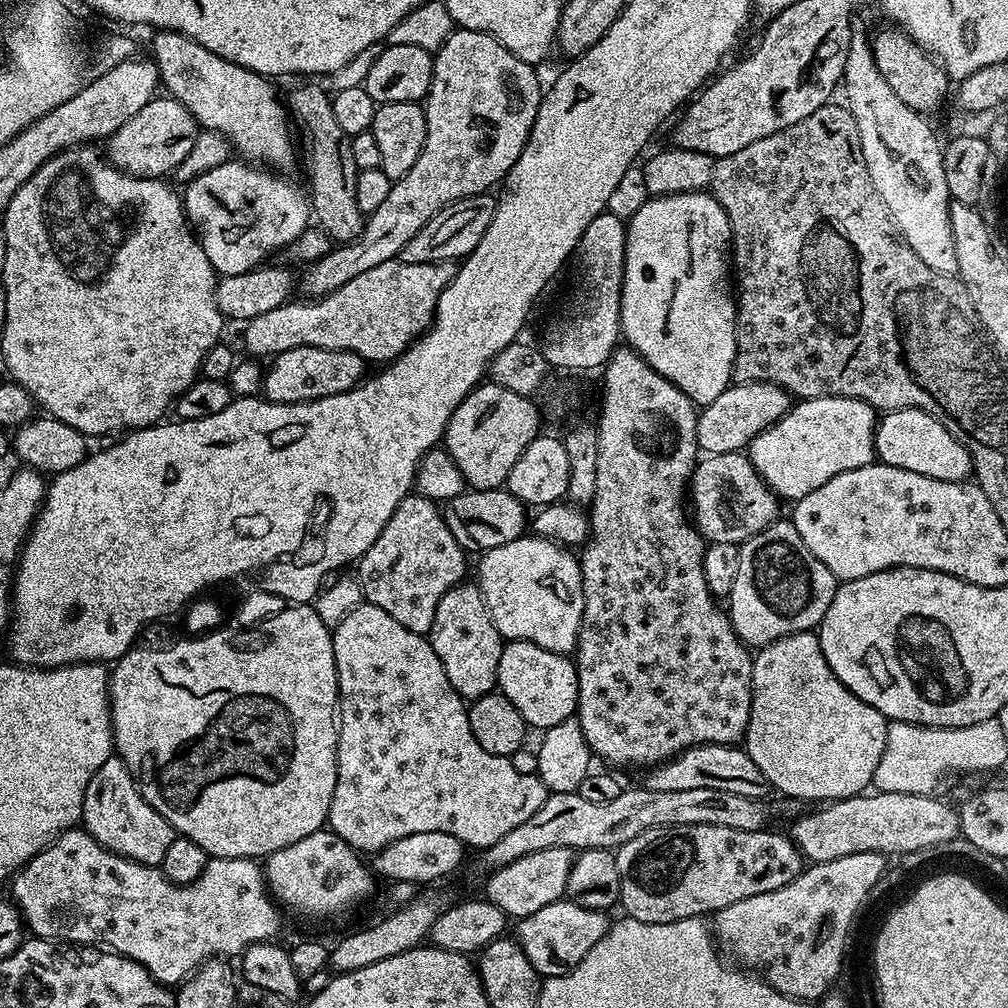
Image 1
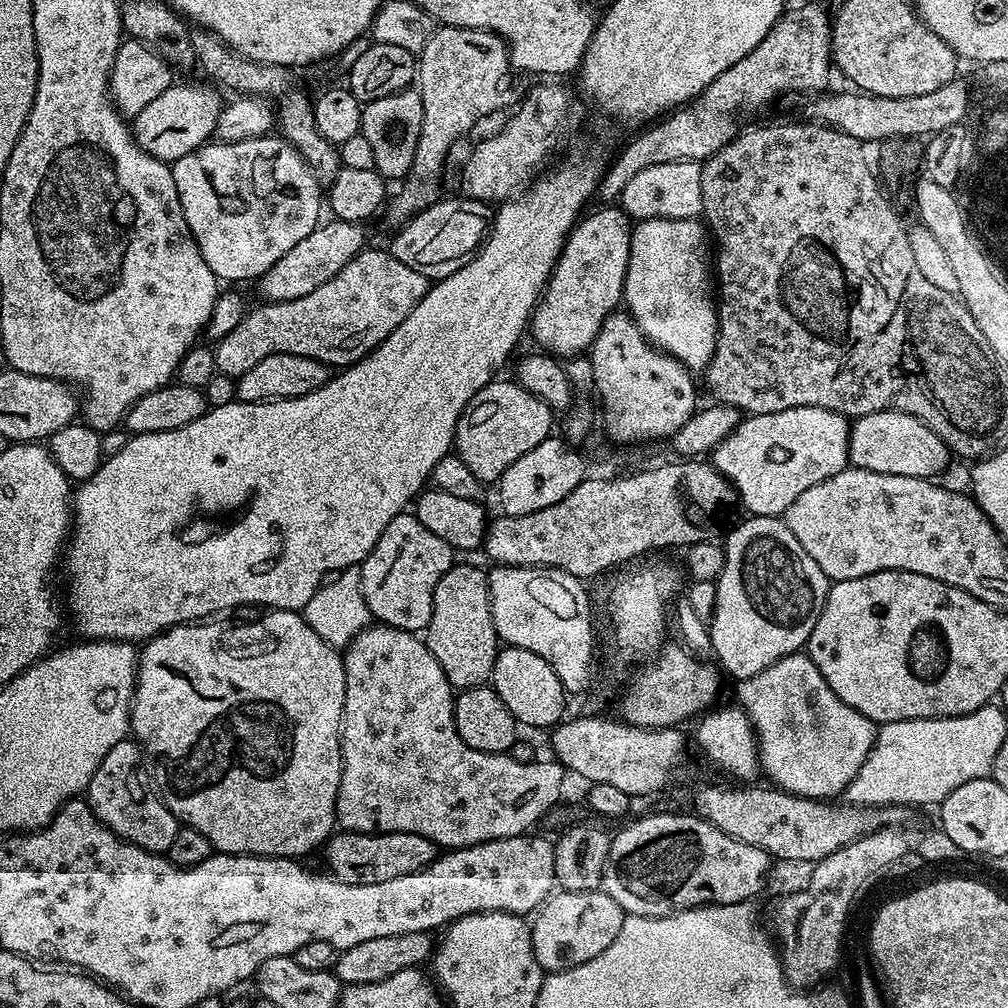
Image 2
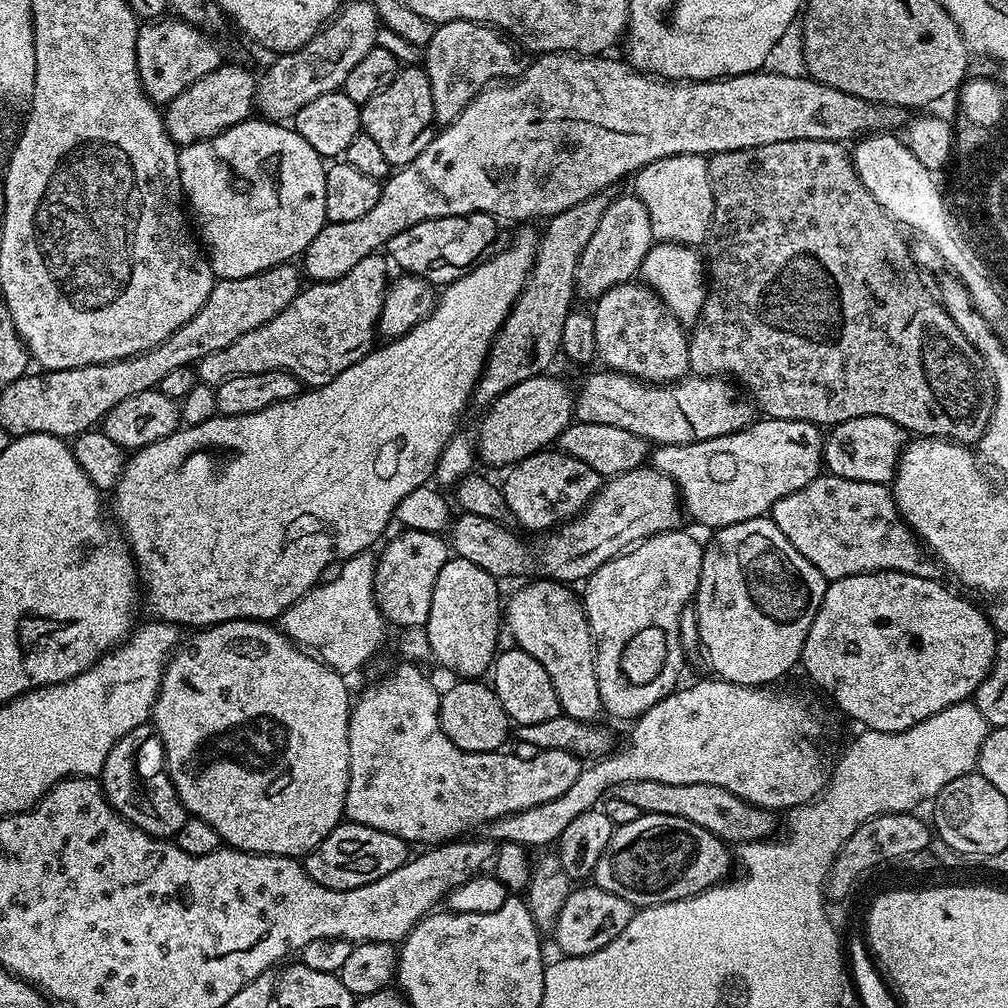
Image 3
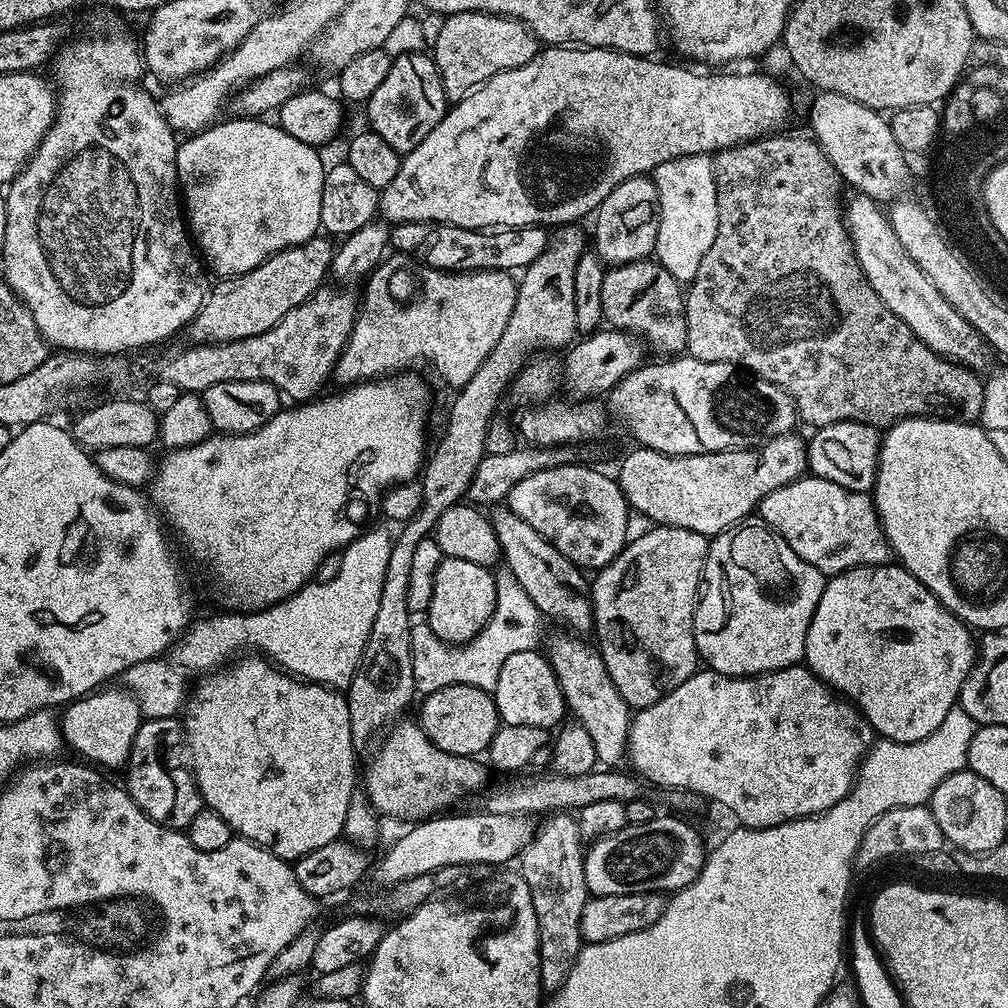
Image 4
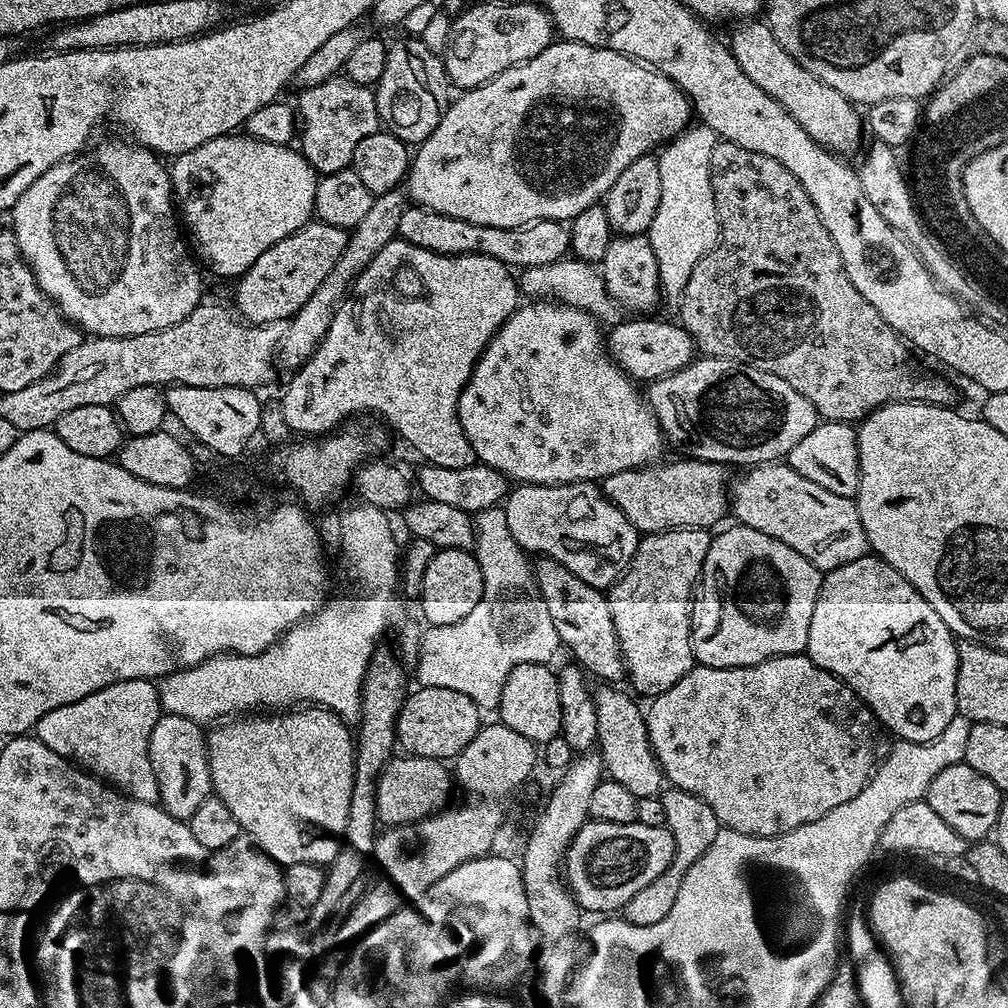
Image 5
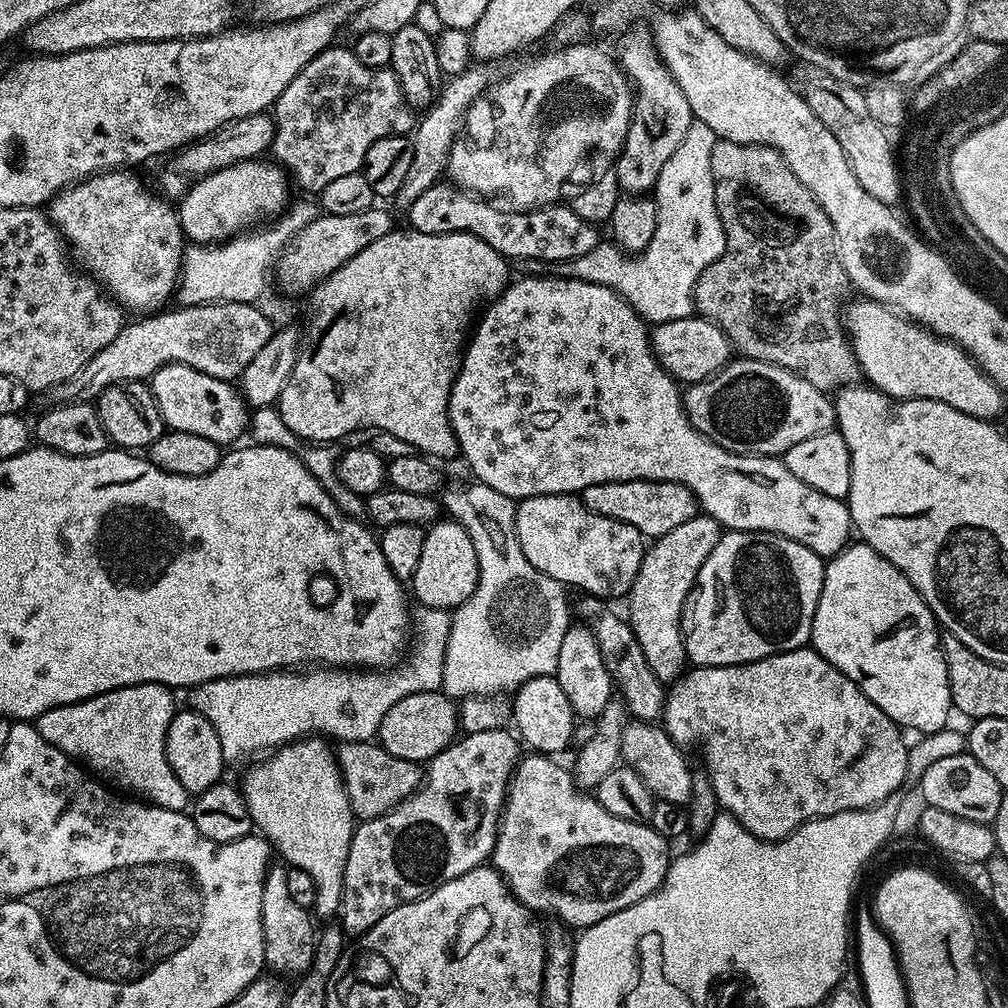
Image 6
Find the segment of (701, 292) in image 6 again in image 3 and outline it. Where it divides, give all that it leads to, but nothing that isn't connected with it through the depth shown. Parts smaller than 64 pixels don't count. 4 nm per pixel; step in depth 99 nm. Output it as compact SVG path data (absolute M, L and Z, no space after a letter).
M795 140L794 142L770 142L770 146L754 146L746 150L717 152L715 156L709 159L708 177L710 178L710 190L714 198L712 227L710 229L712 235L710 245L712 244L712 249L709 250L708 256L706 252L706 276L708 281L704 294L704 305L695 324L691 325L688 338L688 353L690 354L688 367L691 375L723 376L725 378L731 378L737 385L743 386L746 389L747 395L751 397L757 409L759 409L765 417L774 420L801 420L802 422L810 422L817 426L825 426L824 424L828 424L827 426L835 426L846 422L850 418L877 416L878 418L890 418L890 422L894 422L898 427L903 428L905 433L915 434L920 438L937 436L940 440L953 440L956 444L972 446L984 437L984 431L990 422L992 407L996 401L996 385L992 383L992 376L988 373L988 368L984 364L984 356L978 354L978 350L974 350L974 346L970 346L970 342L962 334L962 330L958 330L958 326L954 326L954 318L950 318L950 314L946 314L946 310L940 305L939 299L934 298L933 293L931 296L930 293L923 292L923 290L904 273L907 268L911 269L913 267L909 245L907 243L904 245L903 238L896 233L897 225L881 210L878 206L878 202L874 202L870 190L866 190L866 186L862 186L862 182L858 178L858 174L852 165L852 157L849 149L845 147L843 143L835 140Z

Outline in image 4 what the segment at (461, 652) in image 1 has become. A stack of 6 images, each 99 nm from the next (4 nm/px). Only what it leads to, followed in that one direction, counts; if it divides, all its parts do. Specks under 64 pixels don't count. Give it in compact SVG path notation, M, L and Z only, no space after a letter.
M445 558L438 566L438 574L434 574L434 594L430 598L430 606L426 613L426 622L444 644L464 644L472 640L486 626L490 614L494 614L496 601L496 577L491 571L475 562L465 562L463 558Z

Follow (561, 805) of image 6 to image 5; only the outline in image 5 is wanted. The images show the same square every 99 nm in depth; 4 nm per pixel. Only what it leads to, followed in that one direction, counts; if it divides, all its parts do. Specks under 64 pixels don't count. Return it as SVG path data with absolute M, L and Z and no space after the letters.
M589 819L578 830L565 853L564 872L568 889L585 913L612 914L623 909L643 887L650 886L654 878L674 858L675 842L667 827L619 824Z

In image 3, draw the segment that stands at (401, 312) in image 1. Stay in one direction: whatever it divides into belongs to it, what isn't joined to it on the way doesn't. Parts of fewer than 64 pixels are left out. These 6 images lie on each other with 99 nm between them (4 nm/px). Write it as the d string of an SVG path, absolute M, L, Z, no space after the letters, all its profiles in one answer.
M373 254L362 258L358 266L346 270L342 278L321 280L301 287L294 302L290 302L286 310L270 318L270 322L250 330L250 334L242 334L238 342L230 342L230 346L225 346L223 350L214 350L213 355L202 358L198 365L199 383L215 386L226 382L231 376L282 370L289 372L295 380L299 380L301 385L308 388L326 386L335 376L342 374L342 370L354 366L354 362L358 362L367 352L372 351L374 347L372 339L377 339L378 336L382 302L390 283L387 267L389 268L389 265L383 255Z

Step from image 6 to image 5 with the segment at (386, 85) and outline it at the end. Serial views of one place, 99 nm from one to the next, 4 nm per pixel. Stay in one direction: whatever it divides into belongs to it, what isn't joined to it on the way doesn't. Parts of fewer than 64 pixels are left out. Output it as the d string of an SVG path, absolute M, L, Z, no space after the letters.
M346 74L332 76L318 86L303 89L299 95L298 148L317 174L337 172L349 167L358 142L381 131L382 121L378 114L375 91L367 84L354 82Z

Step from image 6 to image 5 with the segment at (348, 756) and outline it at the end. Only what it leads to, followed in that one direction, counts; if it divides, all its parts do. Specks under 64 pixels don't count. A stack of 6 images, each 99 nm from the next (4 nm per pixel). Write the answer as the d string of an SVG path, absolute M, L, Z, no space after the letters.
M393 755L376 780L376 819L381 825L414 824L449 807L454 776L442 760L425 756Z

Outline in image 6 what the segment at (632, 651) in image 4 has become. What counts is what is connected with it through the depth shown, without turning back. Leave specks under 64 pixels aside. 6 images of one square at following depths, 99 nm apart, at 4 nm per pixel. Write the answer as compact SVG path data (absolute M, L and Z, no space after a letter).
M698 514L677 529L657 537L647 547L643 564L635 576L627 601L630 612L628 623L641 645L649 668L664 684L678 680L685 671L688 659L684 628L680 622L682 610L684 608L685 611L703 562L717 546L723 533L716 519Z

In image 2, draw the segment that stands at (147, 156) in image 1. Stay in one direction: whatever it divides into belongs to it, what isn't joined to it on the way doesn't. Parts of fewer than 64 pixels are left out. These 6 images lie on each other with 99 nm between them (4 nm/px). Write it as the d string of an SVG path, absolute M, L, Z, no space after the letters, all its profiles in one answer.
M173 82L166 90L162 90L162 94L158 94L158 98L154 98L154 102L147 104L146 110L142 110L131 121L136 145L154 158L171 162L209 143L220 116L222 100L219 96L221 93L215 87L204 84Z

